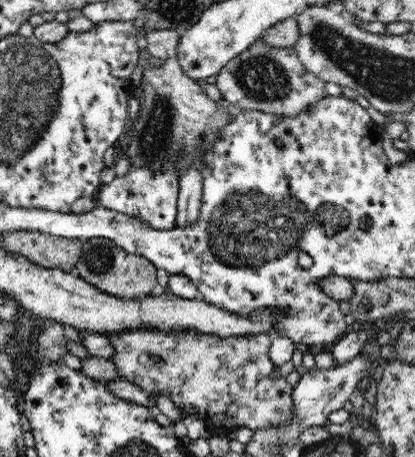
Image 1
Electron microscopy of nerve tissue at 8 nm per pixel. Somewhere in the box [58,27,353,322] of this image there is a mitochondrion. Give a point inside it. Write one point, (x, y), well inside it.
(263, 78)

